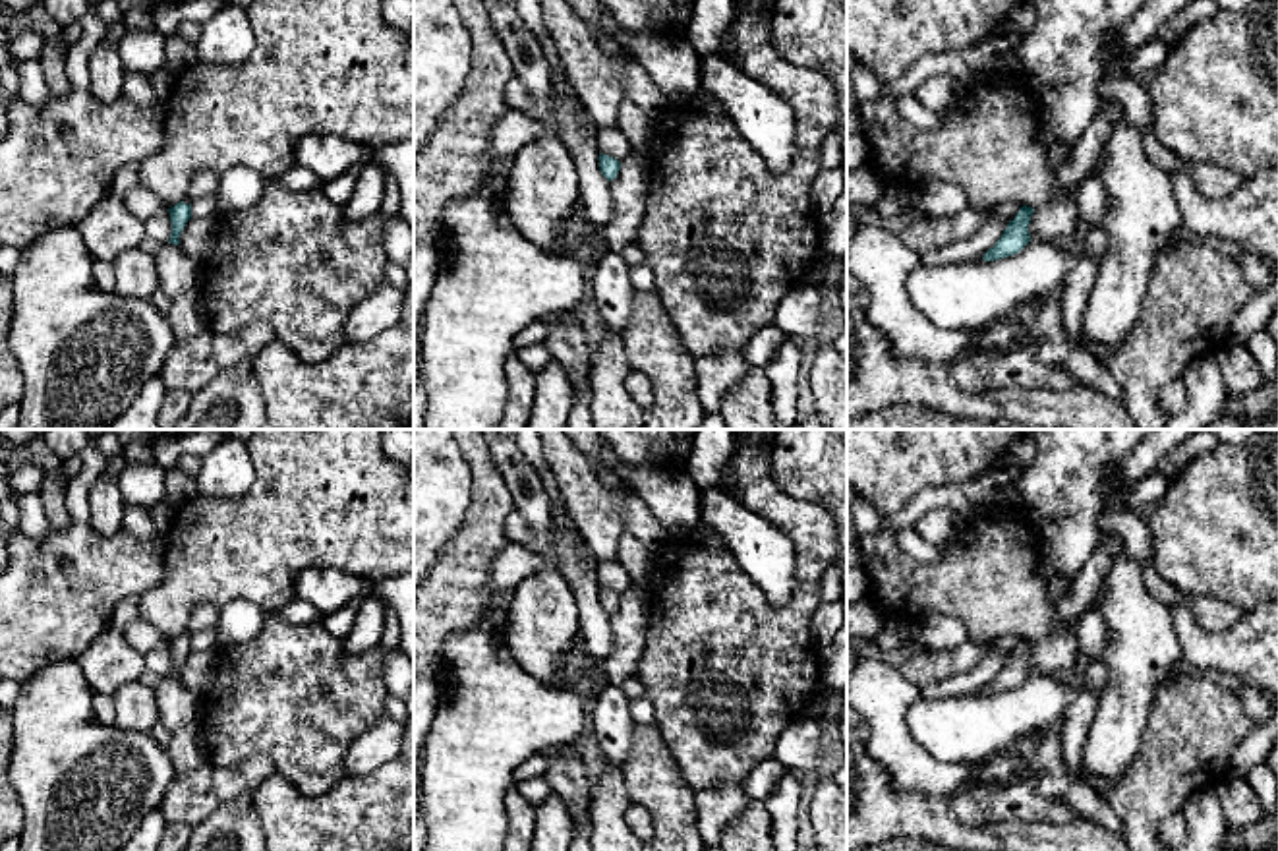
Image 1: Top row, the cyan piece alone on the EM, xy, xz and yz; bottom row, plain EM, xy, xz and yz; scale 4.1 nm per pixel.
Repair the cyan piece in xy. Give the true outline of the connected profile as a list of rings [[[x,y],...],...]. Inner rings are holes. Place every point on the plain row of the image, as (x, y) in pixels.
[[[184,634],[176,636],[174,640],[168,642],[170,646],[170,656],[172,656],[172,667],[170,667],[170,677],[178,679],[180,677],[180,667],[186,660],[186,656],[191,652],[191,636],[186,638]]]

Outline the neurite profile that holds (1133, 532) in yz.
[[[1102,511],[1096,518],[1100,534],[1114,532],[1121,538],[1125,549],[1143,563],[1154,563],[1154,542],[1145,520],[1135,513],[1108,513]]]

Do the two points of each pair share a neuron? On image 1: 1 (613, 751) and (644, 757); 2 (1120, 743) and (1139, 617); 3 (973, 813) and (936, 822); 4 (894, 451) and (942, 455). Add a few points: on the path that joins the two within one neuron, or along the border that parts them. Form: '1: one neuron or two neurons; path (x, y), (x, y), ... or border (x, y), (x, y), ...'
1: two neurons; border (637, 726), (631, 737), (631, 751), (615, 766)
2: one neuron; path (1122, 712), (1133, 685), (1139, 648)
3: two neurons; border (948, 801), (948, 811), (965, 824), (1000, 822)
4: one neuron; path (905, 451), (930, 451)

